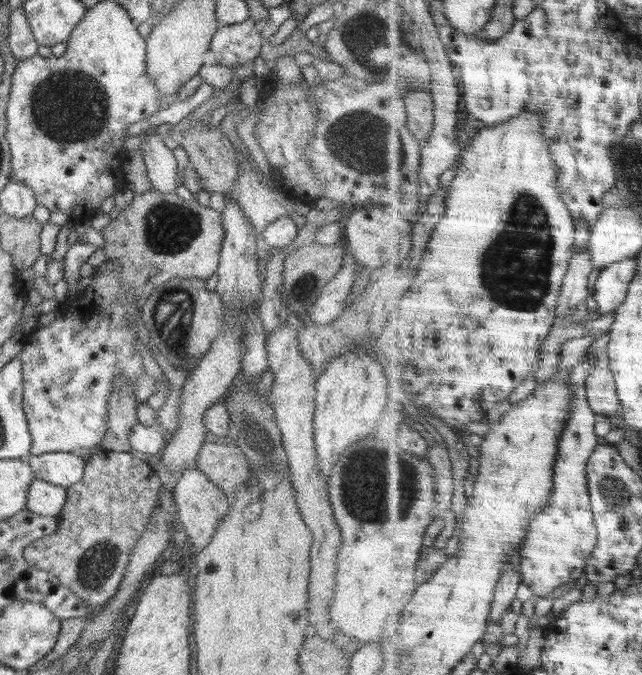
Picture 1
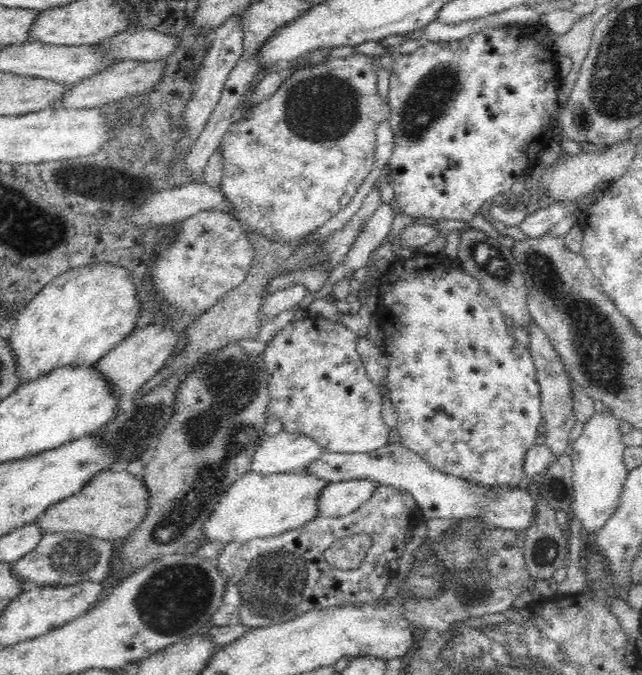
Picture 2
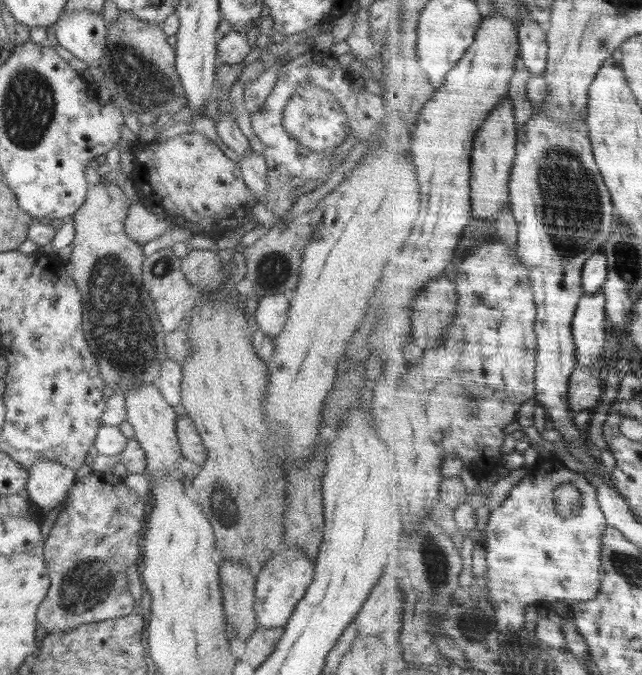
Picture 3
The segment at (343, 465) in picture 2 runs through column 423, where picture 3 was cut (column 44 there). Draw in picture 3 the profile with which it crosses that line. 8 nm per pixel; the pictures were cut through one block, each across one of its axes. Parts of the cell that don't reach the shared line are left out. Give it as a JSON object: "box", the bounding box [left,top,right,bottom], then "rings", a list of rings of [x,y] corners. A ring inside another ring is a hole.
{"box":[26,459,77,516],"rings":[[[36,459],[30,469],[28,482],[26,482],[26,492],[30,495],[30,499],[34,502],[34,506],[39,509],[43,516],[47,515],[58,505],[64,502],[68,496],[68,490],[75,482],[77,469],[65,467],[58,461],[50,461],[48,459]]]}

